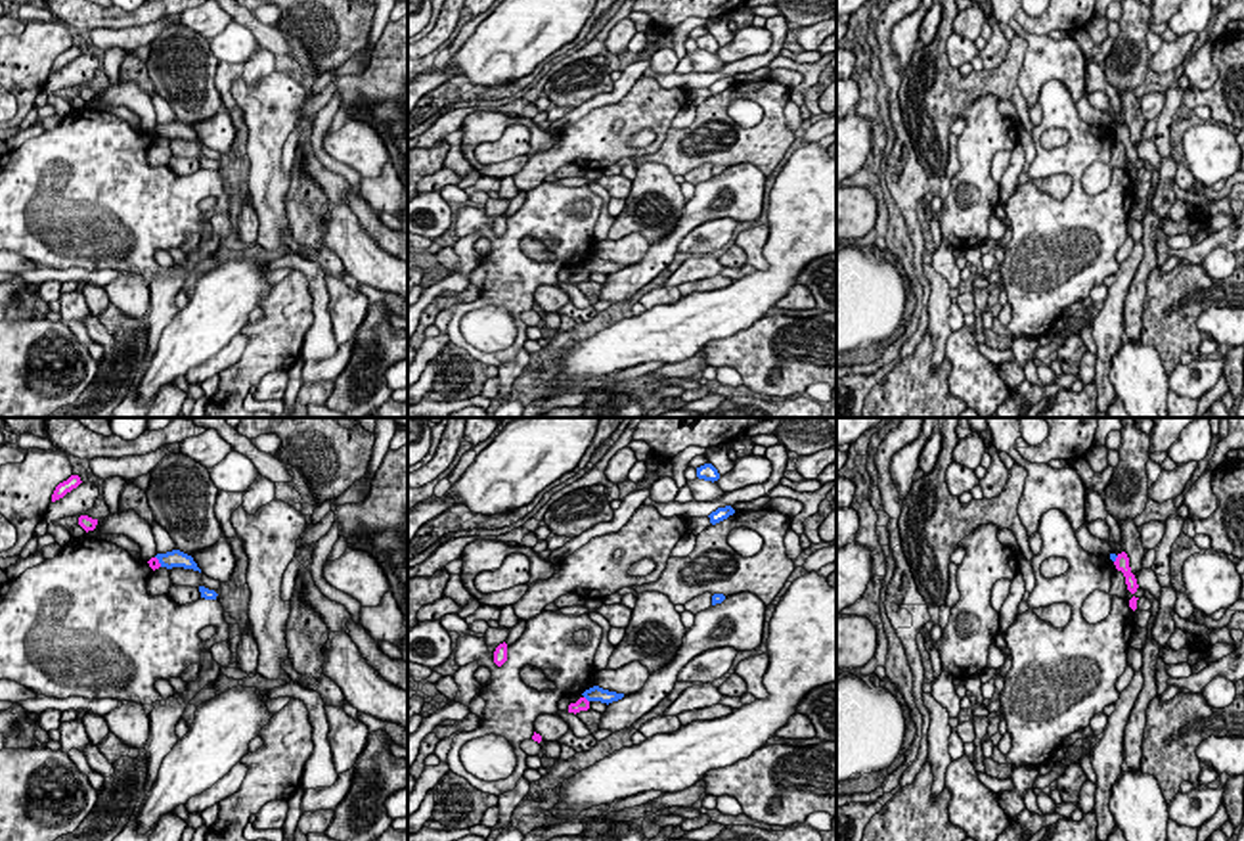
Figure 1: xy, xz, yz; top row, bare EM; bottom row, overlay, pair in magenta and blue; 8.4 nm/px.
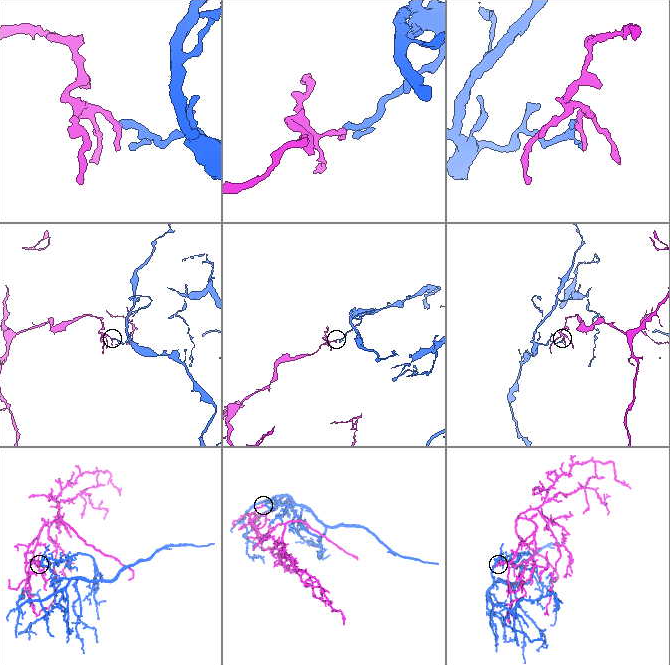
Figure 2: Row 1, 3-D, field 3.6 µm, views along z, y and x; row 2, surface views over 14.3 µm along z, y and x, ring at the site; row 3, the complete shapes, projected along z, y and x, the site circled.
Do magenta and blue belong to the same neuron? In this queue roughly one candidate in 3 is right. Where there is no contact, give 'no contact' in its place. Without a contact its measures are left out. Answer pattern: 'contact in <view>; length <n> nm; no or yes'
contact in xz; length 70 nm; no

